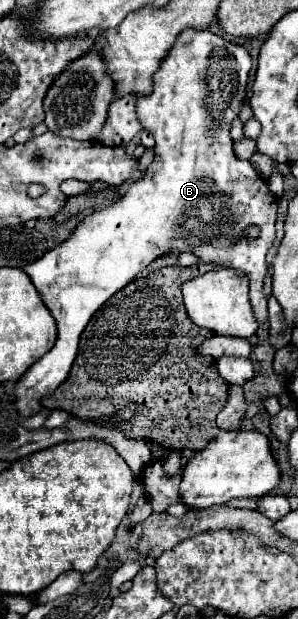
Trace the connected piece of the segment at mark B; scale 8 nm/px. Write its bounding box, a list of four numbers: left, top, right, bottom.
[17,28,277,416]

